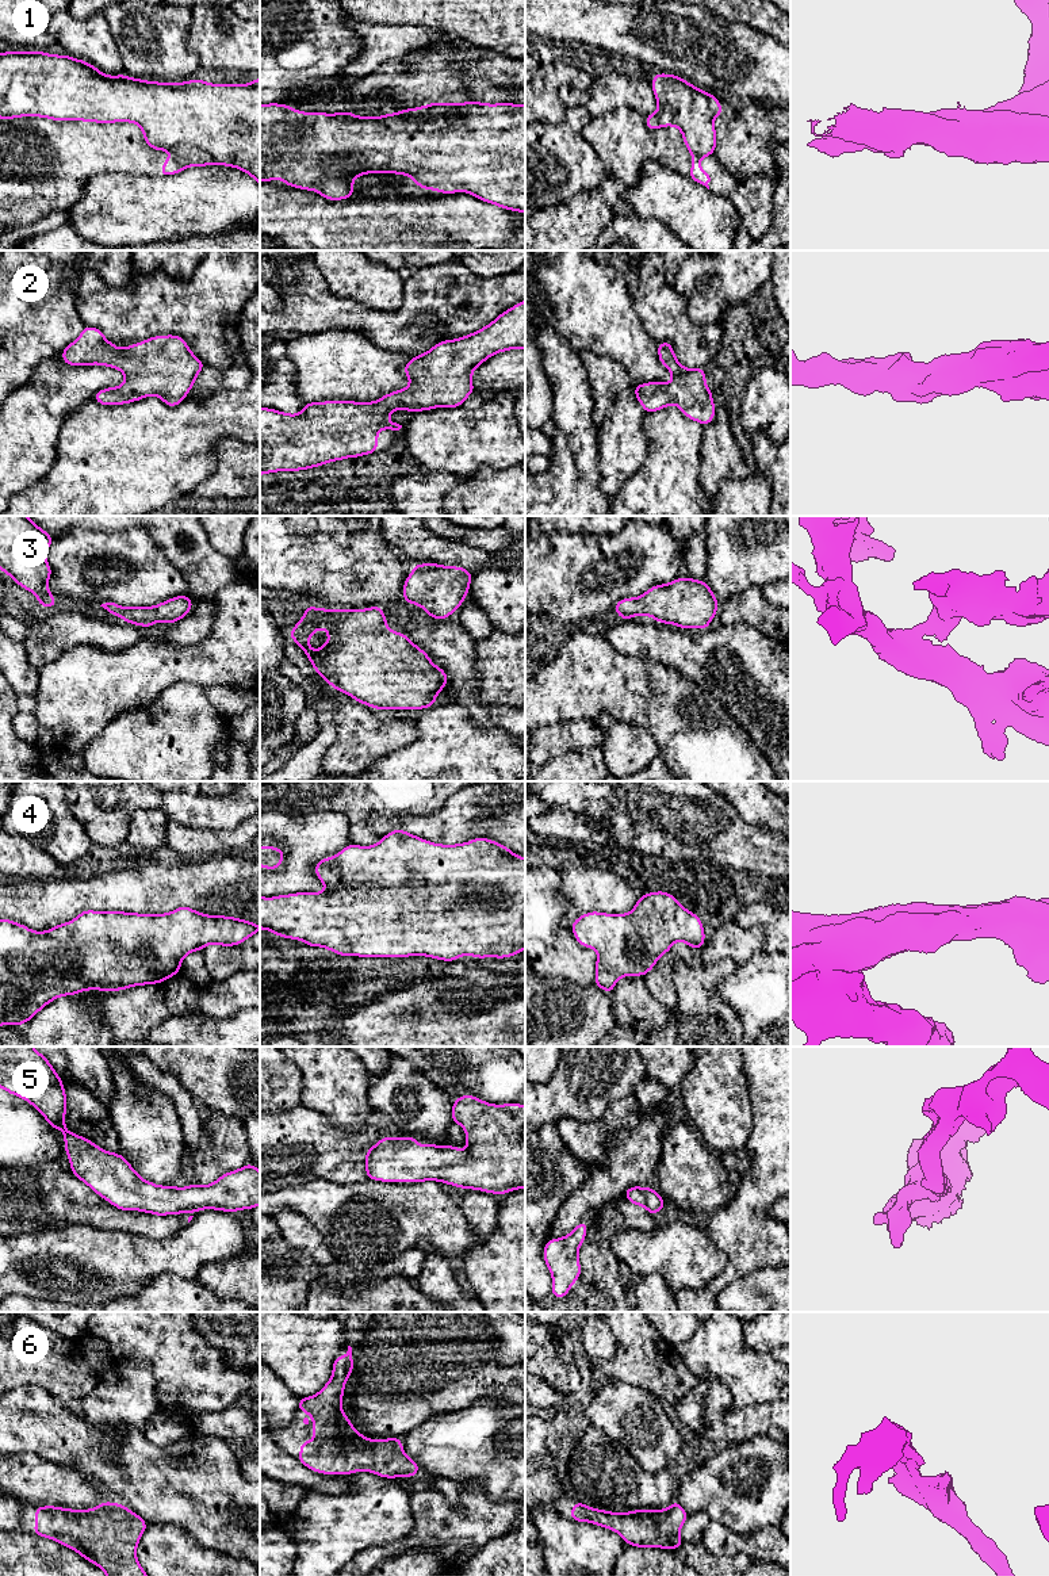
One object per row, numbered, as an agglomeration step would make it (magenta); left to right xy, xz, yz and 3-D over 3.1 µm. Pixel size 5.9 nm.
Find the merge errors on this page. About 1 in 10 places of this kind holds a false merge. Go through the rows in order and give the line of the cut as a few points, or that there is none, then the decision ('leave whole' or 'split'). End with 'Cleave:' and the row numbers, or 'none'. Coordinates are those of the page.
1: no cut; leave whole
2: no cut; leave whole
3: no cut; leave whole
4: no cut; leave whole
5: no cut; leave whole
6: no cut; leave whole
Cleave: none

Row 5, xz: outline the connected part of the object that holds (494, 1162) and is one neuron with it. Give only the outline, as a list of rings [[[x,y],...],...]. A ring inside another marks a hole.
[[[474,1095],[453,1101],[453,1122],[463,1126],[467,1136],[464,1151],[453,1145],[420,1143],[413,1137],[383,1137],[365,1151],[368,1179],[383,1182],[440,1181],[452,1186],[483,1190],[498,1196],[525,1189],[525,1105],[487,1103]]]

